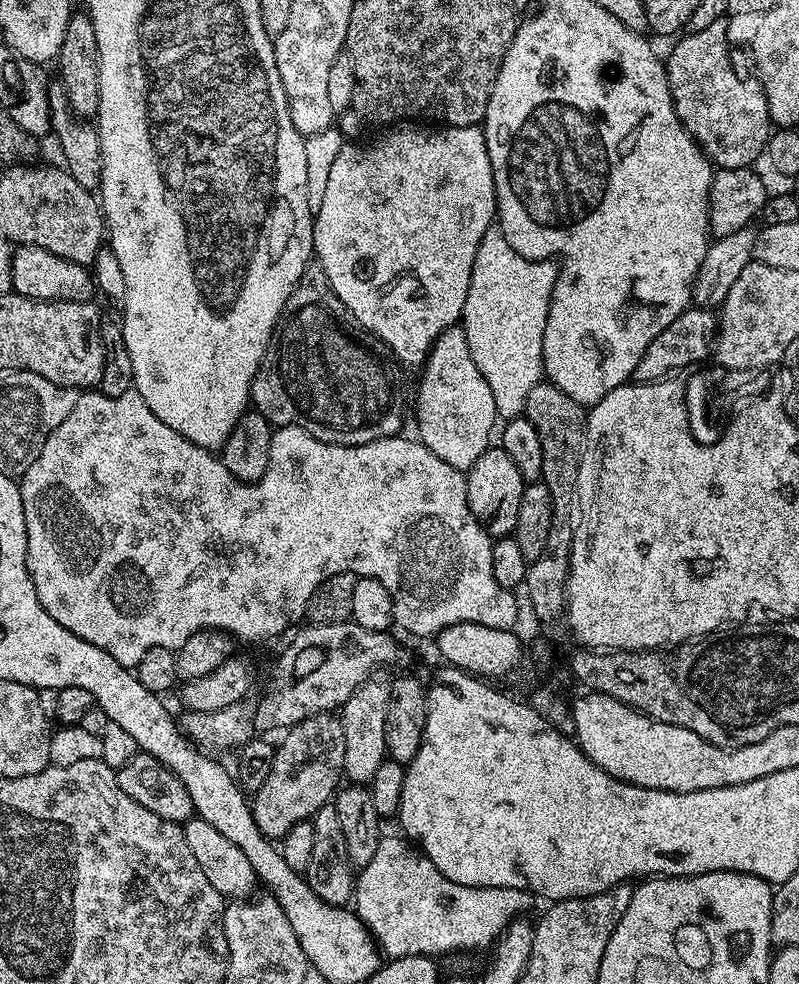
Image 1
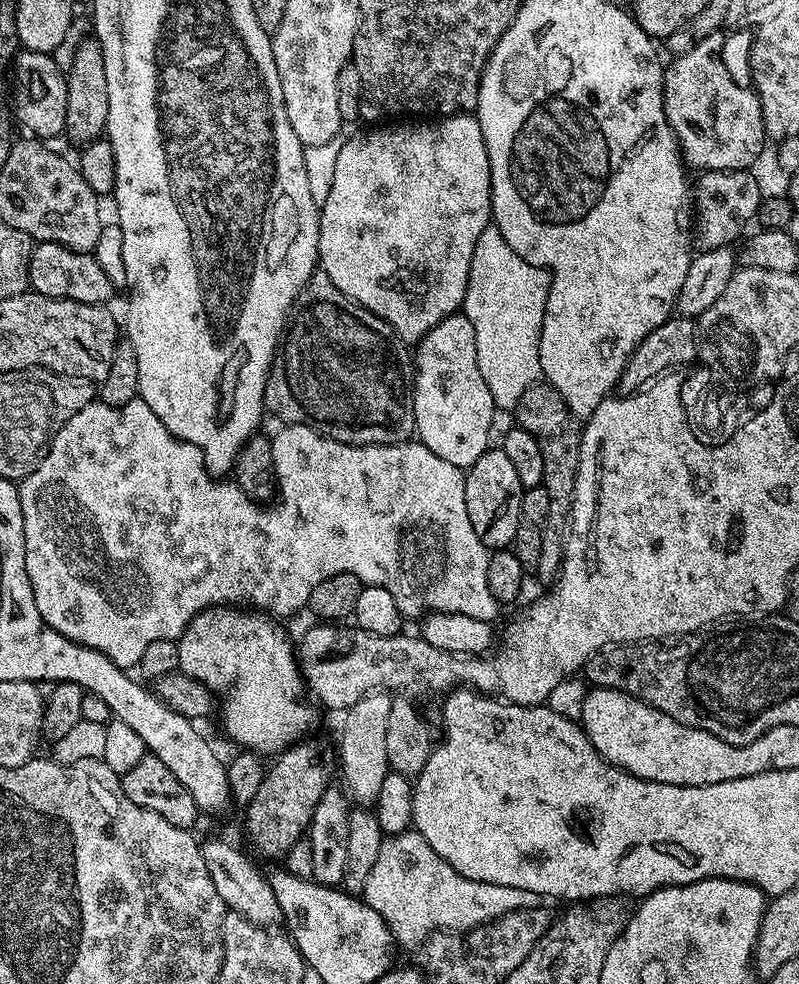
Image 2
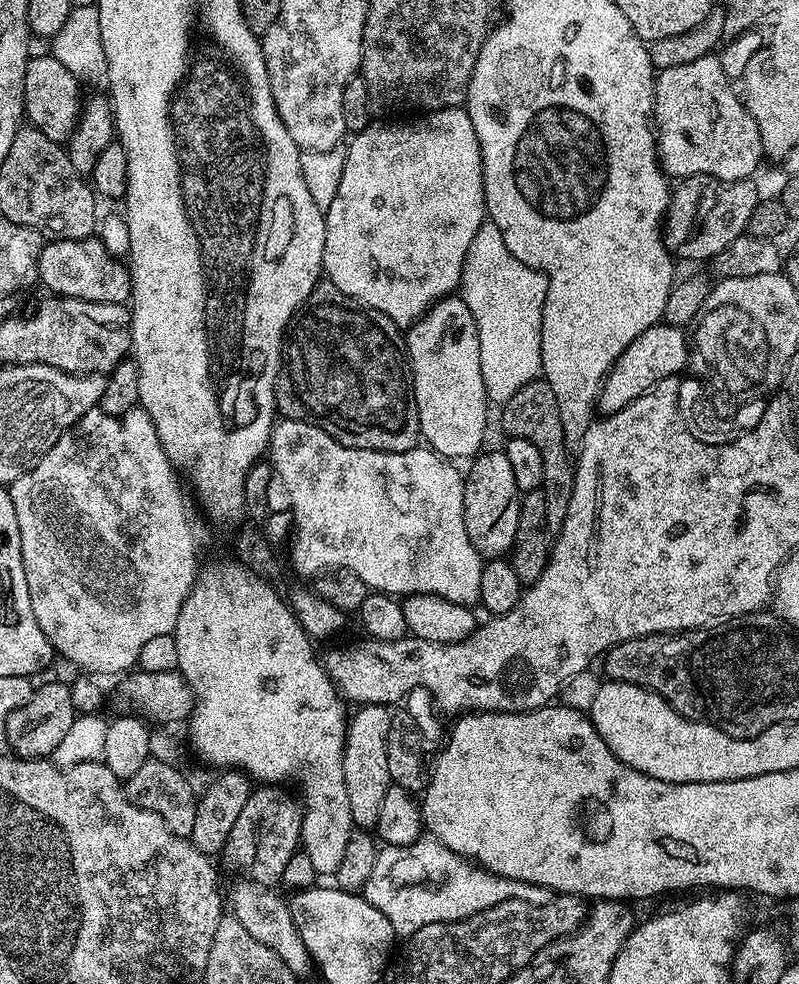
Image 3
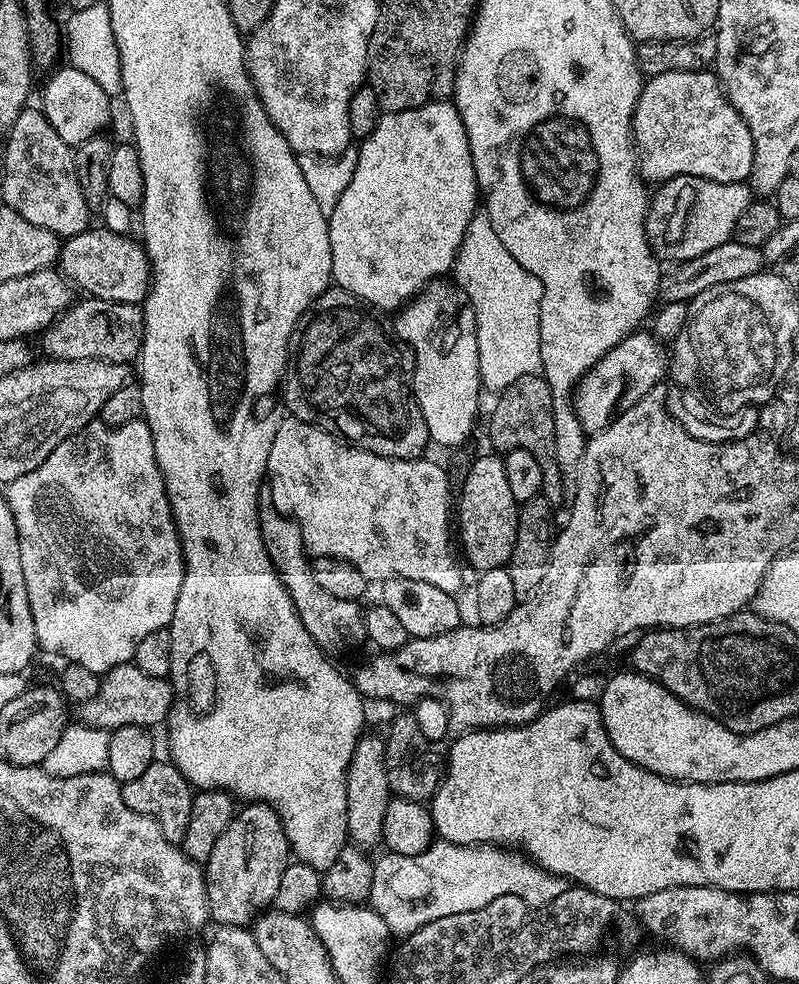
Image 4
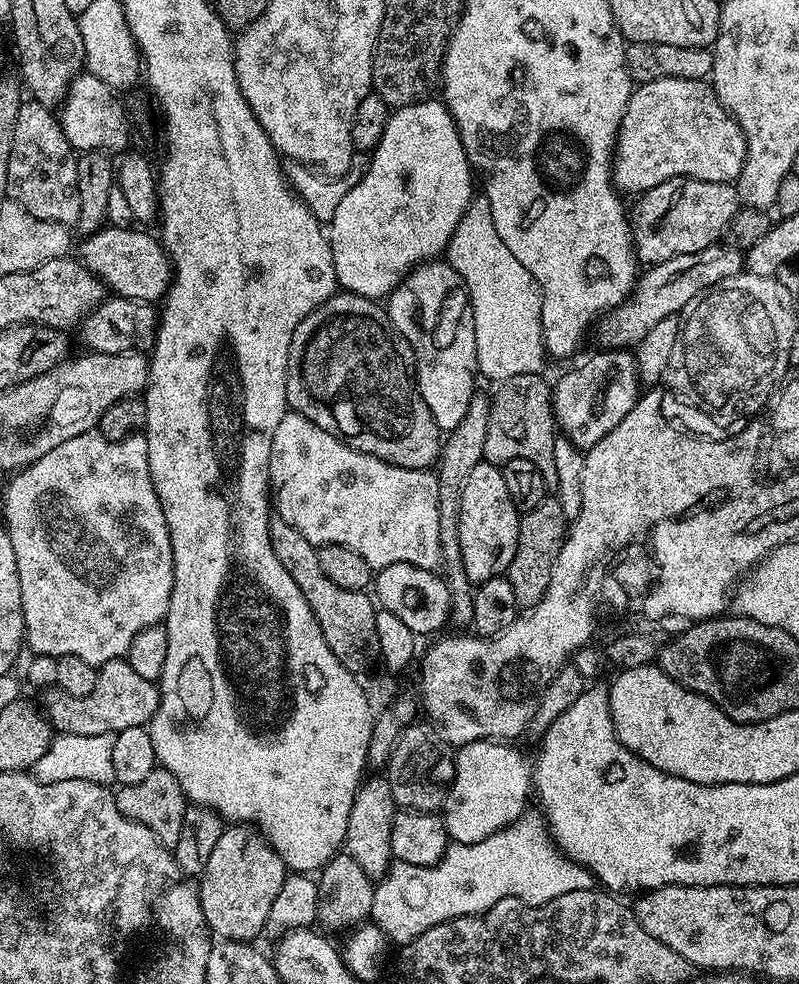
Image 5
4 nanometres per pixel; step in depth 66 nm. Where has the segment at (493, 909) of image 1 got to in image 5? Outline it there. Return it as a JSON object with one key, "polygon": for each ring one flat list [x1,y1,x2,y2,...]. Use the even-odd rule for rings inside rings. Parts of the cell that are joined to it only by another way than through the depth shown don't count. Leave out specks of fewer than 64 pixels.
{"polygon":[[509,826,490,838,473,844,449,843,444,855,433,864,411,864,396,860,375,881,371,923,384,931,389,941,403,946,418,934,447,920,477,916,490,910,502,898,514,898,524,904,545,904,570,890,593,887,591,872,572,862,559,864,540,845,536,828]]}

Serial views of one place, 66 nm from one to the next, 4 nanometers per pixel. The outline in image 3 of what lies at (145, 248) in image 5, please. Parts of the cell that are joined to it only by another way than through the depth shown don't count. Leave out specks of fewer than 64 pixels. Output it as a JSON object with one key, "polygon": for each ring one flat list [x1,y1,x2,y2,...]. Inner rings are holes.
{"polygon":[[99,238,49,239,38,258,38,274,39,283,60,298,69,296,86,302,123,305,130,300,130,269,123,259,110,255]]}

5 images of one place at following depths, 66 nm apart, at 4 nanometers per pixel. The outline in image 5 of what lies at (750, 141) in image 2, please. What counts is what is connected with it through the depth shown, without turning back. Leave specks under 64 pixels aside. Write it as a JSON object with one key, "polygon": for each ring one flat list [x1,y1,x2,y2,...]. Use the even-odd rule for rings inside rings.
{"polygon":[[658,78,657,81,640,84,633,91,620,123,620,133,616,135,614,156,618,161,619,183,624,183,635,194,643,194,679,176,723,184,739,181,746,162,747,148,746,138,738,122,726,111,724,103,716,97,716,91,708,80]]}

